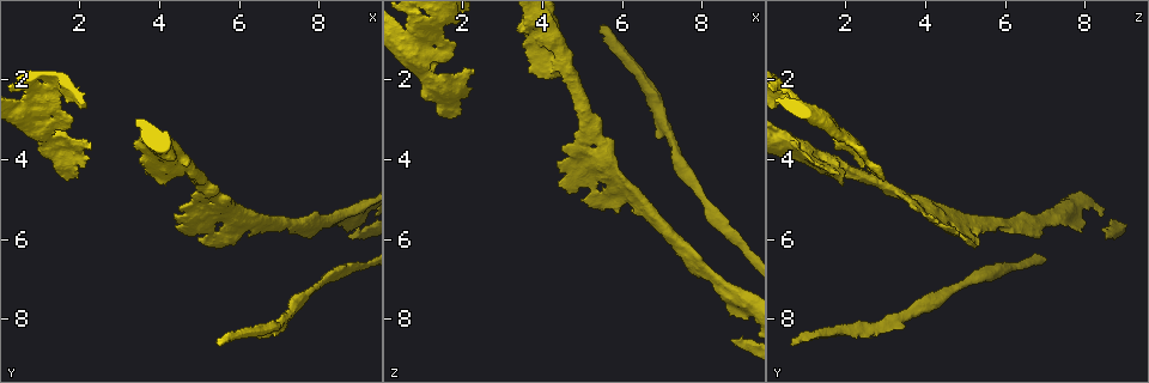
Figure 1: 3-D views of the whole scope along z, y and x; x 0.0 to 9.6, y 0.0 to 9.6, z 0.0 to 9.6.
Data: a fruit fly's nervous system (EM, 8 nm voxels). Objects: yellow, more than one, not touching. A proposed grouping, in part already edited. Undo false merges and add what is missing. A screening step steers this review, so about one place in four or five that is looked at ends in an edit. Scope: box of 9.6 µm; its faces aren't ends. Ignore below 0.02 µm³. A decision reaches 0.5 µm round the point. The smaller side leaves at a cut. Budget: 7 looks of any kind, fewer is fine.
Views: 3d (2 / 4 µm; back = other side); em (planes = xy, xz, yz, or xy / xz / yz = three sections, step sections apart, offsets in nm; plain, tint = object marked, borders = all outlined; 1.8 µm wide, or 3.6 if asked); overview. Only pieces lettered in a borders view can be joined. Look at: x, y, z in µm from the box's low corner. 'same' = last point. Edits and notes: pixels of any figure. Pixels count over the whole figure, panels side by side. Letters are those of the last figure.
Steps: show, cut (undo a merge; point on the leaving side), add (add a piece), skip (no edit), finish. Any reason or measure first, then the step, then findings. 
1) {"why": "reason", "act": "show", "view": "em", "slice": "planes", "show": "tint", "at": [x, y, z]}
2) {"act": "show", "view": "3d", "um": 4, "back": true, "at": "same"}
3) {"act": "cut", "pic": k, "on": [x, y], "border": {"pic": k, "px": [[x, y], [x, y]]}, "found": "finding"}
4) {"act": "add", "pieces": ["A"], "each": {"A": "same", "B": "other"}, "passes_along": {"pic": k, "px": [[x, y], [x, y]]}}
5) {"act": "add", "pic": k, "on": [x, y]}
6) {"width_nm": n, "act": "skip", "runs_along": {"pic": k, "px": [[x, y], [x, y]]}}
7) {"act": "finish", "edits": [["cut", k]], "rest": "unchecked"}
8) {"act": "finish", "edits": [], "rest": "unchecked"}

{"why": "branch point", "act": "show", "view": "3d", "um": 2, "at": [5.25, 4.80, 3.25]}

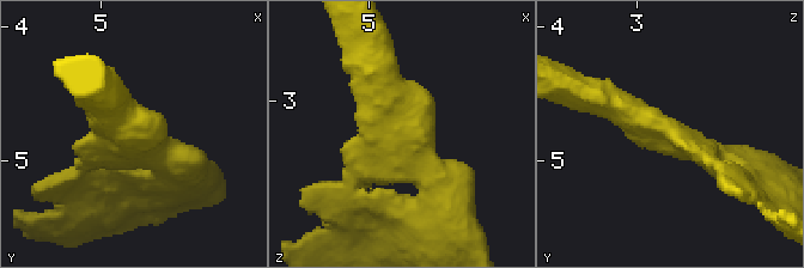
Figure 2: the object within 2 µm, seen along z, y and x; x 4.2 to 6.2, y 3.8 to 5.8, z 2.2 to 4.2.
{"act": "show", "view": "em", "slice": "yz", "step": 16, "show": "tint", "at": [5.24, 4.84, 3.28]}

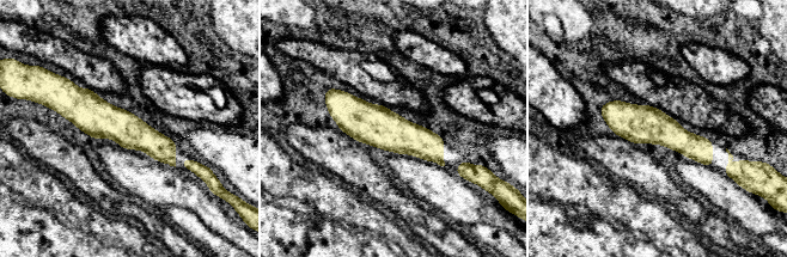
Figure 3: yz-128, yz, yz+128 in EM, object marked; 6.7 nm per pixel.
{"act": "show", "view": "em", "slice": "planes", "show": "borders", "at": "same"}

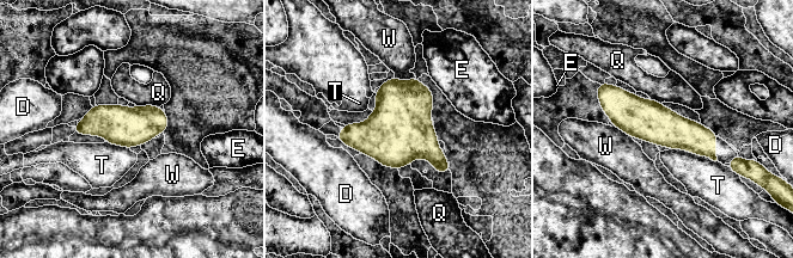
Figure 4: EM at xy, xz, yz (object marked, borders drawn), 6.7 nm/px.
{"act": "skip", "each": {"D": "other", "E": "other", "Q": "other", "T": "other", "W": "other"}, "found": "continuous, no second neuron"}

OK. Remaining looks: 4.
{"why": "small branch off a trunk", "act": "show", "view": "3d", "um": 4, "at": [0.70, 2.90, 1.30]}

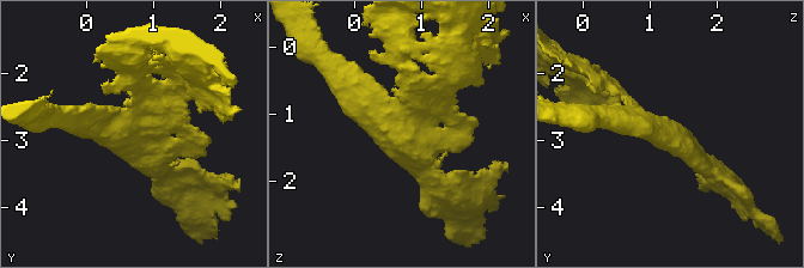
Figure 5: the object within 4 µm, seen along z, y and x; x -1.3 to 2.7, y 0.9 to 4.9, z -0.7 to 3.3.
{"why": "shape alone is not enough", "act": "show", "view": "em", "slice": "xz", "step": 16, "show": "tint", "at": [0.65, 3.00, 1.35]}

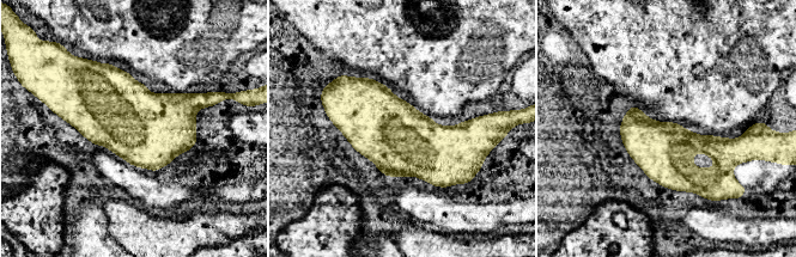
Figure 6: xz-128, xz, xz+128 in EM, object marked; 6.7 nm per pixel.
{"why": "what lies round it", "act": "show", "view": "em", "slice": "xz", "step": 16, "show": "borders", "at": "same"}

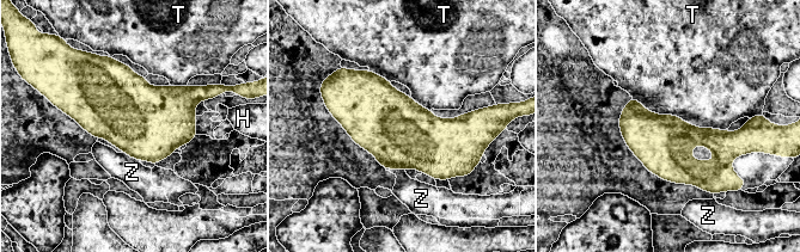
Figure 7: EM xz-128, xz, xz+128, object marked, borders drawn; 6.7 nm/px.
{"act": "skip", "each": {"H": "other", "T": "other", "Z": "other"}, "found": "continuous, no second neuron"}

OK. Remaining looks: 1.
{"act": "finish", "edits": [], "rest": "unchecked"}

